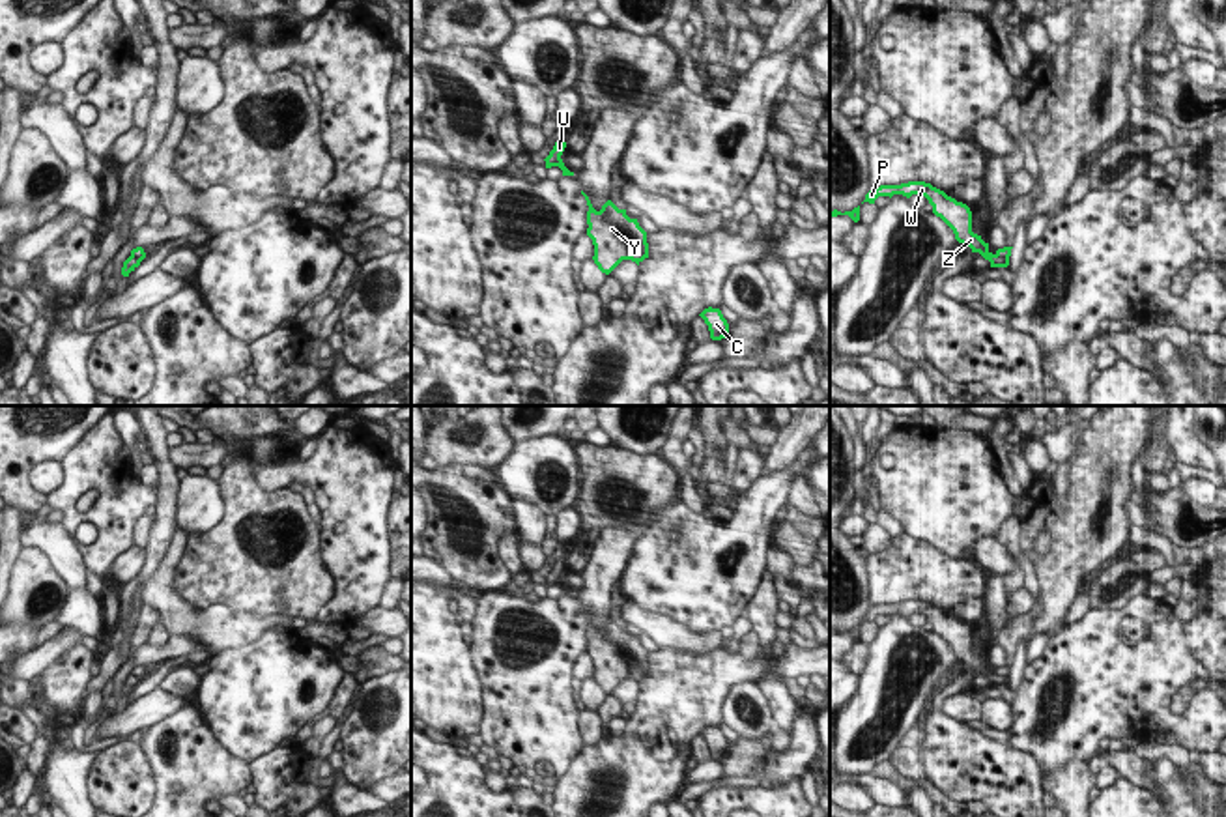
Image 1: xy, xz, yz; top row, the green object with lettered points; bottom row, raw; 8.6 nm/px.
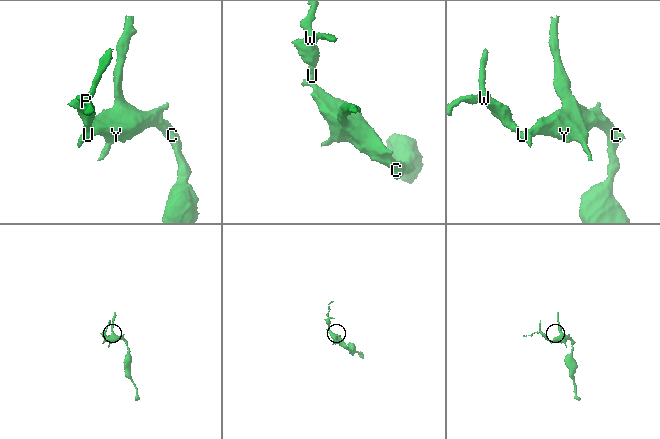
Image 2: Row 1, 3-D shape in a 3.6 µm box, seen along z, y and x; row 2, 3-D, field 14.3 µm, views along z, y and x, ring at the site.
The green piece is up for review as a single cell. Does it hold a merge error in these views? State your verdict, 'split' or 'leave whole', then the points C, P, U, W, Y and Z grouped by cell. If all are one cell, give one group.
split; C Y / P U W Z

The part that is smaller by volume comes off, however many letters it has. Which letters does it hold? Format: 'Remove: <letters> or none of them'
Remove: P, U, W, Z

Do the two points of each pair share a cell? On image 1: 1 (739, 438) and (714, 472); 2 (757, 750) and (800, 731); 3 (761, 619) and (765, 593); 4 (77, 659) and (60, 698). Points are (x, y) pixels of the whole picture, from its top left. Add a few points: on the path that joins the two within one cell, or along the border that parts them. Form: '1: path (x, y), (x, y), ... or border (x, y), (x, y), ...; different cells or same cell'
1: border (720, 429), (724, 436); different cells
2: border (770, 750), (746, 774); different cells
3: path (761, 614), (765, 599); same cell
4: path (71, 668), (62, 681), (62, 688); same cell

